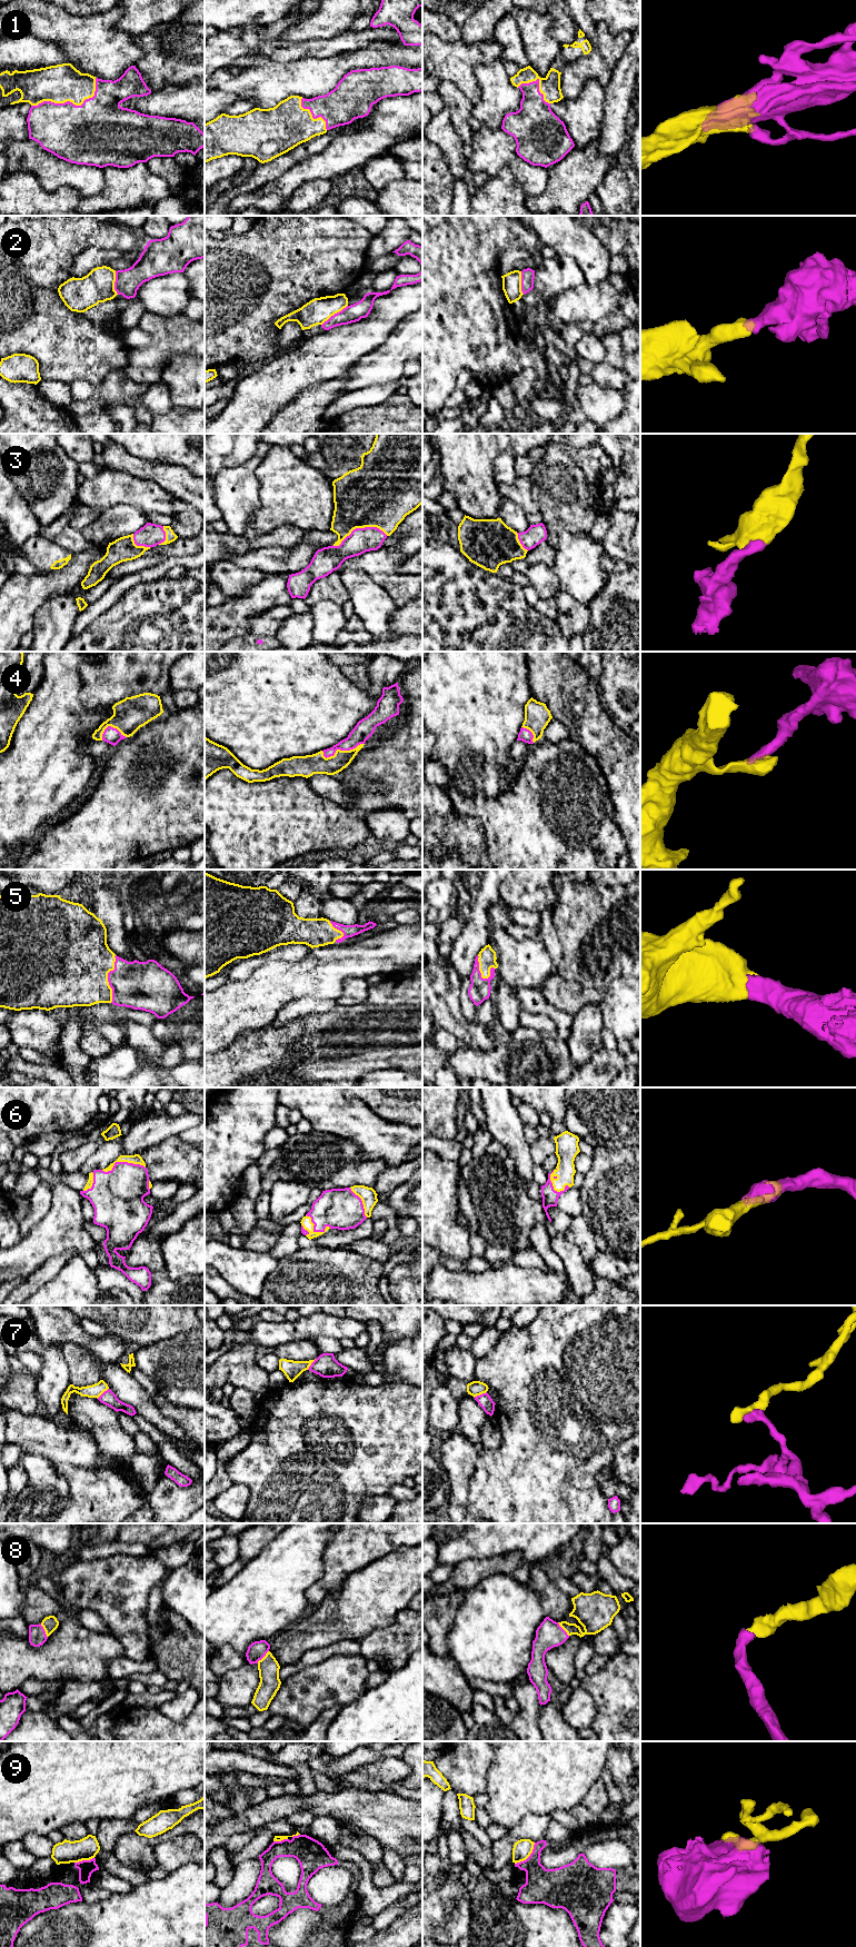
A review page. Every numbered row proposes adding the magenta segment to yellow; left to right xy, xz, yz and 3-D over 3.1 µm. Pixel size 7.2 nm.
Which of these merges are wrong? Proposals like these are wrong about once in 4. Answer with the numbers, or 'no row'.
2, 7, 9

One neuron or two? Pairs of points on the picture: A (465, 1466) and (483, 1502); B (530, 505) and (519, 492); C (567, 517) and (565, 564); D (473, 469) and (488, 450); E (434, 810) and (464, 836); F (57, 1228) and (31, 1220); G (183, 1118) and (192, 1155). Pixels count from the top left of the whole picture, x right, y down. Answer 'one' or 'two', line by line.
A: two
B: one
C: two
D: one
E: one
F: two
G: two

